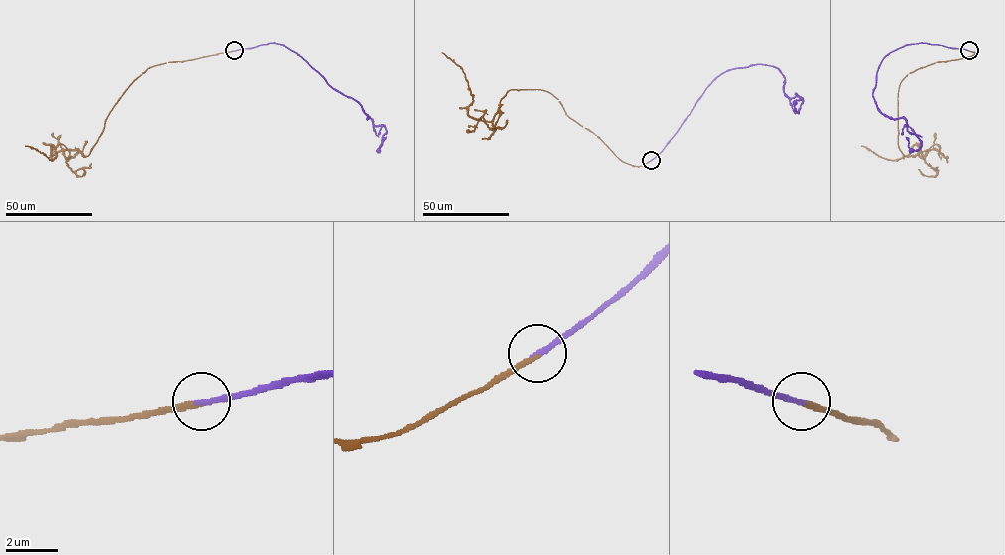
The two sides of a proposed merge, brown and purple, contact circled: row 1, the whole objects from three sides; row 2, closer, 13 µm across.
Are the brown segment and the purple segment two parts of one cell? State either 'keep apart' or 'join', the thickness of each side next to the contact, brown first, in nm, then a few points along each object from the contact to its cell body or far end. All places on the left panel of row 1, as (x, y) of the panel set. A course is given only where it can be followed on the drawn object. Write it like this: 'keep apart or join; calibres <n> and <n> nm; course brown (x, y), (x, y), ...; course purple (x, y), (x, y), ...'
join; calibres 180 and 190 nm; course brown (234, 51), (149, 67), (109, 112), (88, 155), (51, 154), (52, 145), (51, 160), (25, 145); course purple (234, 51), (283, 44), (330, 86), (358, 102), (374, 125), (385, 127), (378, 150), (386, 137)

